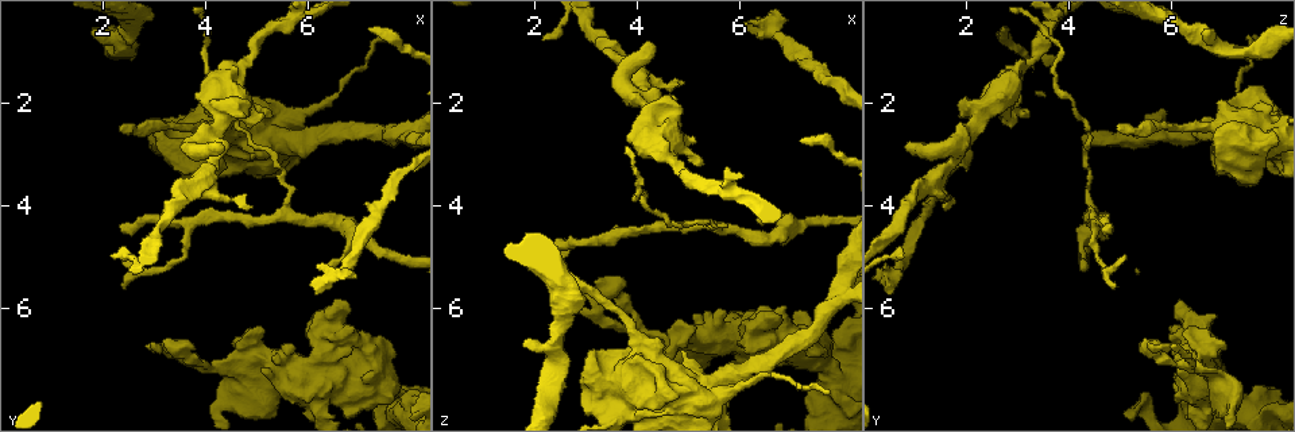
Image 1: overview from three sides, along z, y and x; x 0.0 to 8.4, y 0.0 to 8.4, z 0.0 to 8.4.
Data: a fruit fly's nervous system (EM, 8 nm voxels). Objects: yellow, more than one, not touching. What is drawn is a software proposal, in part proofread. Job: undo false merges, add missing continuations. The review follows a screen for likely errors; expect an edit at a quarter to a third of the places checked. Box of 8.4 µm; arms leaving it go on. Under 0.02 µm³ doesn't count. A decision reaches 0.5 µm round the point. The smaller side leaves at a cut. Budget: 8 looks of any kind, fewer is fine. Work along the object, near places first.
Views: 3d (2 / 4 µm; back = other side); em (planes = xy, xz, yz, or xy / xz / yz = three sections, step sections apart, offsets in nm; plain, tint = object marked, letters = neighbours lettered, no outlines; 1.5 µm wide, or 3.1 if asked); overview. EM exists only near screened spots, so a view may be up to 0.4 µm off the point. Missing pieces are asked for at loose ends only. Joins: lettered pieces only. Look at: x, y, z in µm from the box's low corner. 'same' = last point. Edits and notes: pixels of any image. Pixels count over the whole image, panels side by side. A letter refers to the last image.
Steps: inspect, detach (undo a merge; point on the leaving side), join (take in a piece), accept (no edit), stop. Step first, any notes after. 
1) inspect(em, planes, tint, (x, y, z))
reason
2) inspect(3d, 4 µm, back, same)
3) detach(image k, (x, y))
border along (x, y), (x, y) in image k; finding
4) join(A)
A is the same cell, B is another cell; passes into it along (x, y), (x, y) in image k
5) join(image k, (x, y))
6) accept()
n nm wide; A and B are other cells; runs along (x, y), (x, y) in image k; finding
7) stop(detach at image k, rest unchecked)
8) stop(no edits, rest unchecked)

inspect(em, planes, letters, (5.05, 6.35, 6.35))
branch stops here

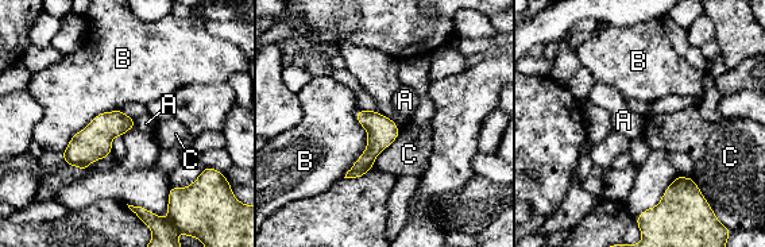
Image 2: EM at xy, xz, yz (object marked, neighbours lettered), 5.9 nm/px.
accept()
B touches over 420 nm; A, B and C are other cells; border along (359, 108), (367, 145), (343, 177) in image 2; no lettered piece goes on from it

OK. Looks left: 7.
inspect(em, yz, step 4, letters, (5.75, 2.30, 7.65))
sudden change in width

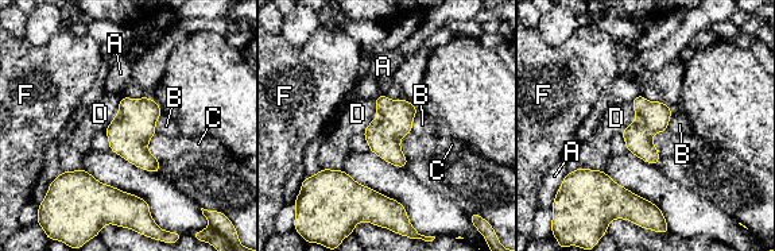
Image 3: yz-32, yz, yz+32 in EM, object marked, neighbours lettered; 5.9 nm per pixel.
inspect(em, planes, letters, same)

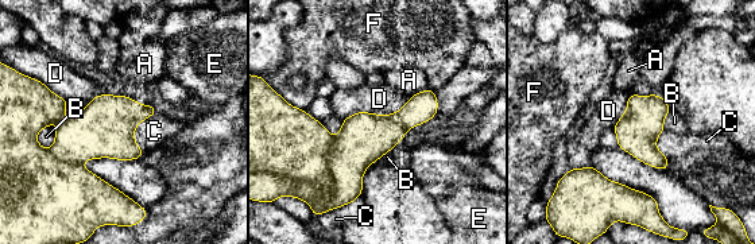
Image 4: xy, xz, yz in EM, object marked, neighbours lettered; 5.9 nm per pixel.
detach(image 4, (360, 142))
D touches over 440 nm; A, B, C, D, E and F are other cells; border along (333, 136), (325, 198) in image 4; a second neuron is stuck on

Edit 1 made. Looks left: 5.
inspect(em, planes, letters, (7.75, 7.65, 7.20))

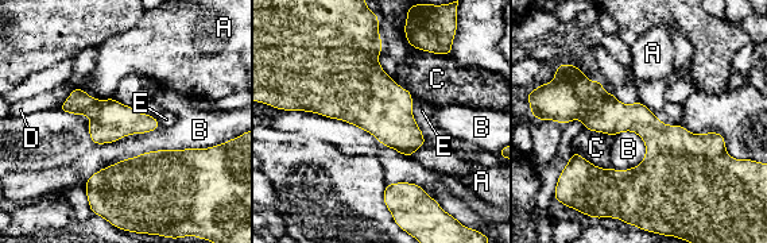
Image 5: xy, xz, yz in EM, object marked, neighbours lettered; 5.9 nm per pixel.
accept()
A, B, C, D and E are other cells; border along (213, 145), (147, 150), (85, 184) in image 5; one neuron here

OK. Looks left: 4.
stop(detach at image 4, rest unchecked)

